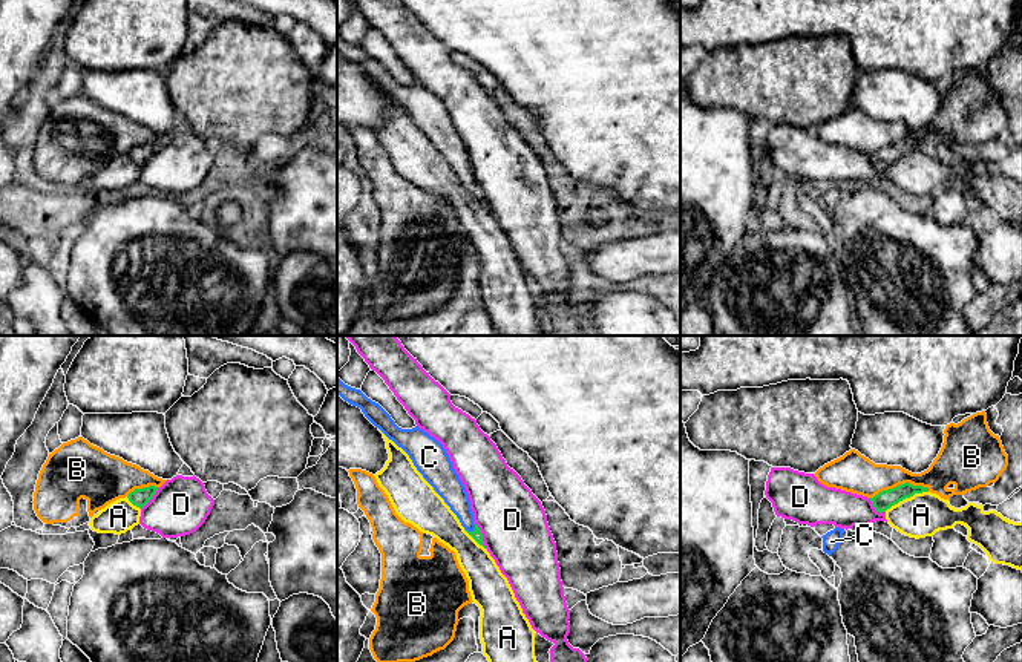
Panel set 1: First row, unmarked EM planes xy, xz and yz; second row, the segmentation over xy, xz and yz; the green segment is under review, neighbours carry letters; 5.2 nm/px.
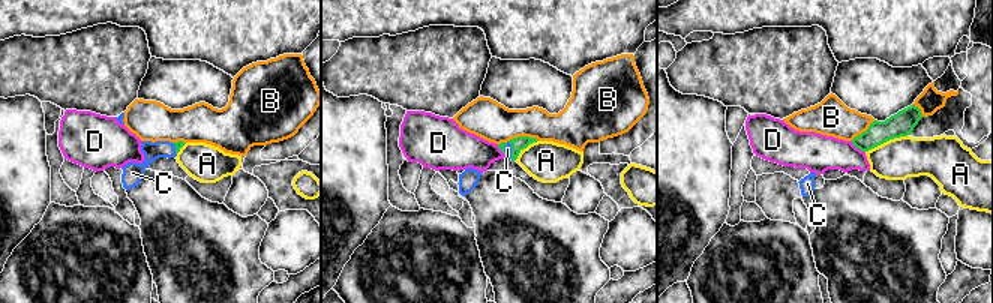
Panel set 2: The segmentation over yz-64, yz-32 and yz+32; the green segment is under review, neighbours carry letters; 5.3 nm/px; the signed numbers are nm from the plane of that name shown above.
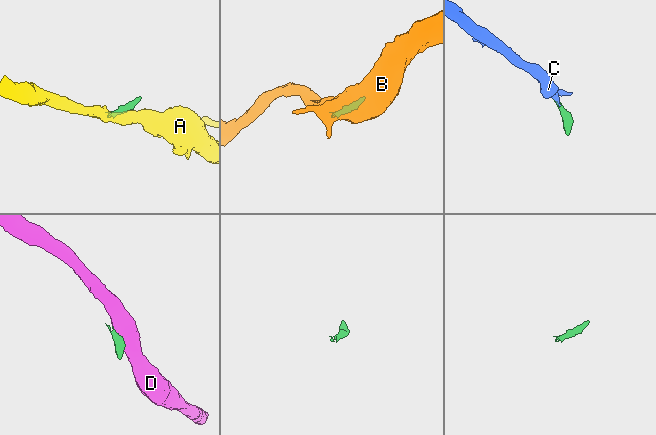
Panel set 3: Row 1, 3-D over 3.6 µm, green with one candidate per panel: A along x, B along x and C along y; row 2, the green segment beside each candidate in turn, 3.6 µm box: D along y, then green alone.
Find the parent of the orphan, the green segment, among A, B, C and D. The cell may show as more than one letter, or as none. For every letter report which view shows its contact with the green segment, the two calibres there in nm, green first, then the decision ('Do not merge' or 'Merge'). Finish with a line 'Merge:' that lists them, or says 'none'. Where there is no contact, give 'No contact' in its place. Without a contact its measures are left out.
A: Touches green in yz. Thickness 100 nm (green) against 220 nm. Do not merge
B: Touches green in yz. Thickness 100 nm (green) against 200 nm. Do not merge
C: Touches green in xz. Thickness 60 nm (green) against 140 nm. Merge
D: Touches green in xz. Thickness 60 nm (green) against 360 nm. Do not merge
Merge: C

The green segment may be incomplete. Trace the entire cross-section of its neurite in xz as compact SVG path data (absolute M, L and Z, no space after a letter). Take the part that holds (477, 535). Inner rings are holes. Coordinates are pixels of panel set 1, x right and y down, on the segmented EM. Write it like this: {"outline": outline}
{"outline": "M339 377L337 395L360 408L375 428L409 455L417 470L457 515L464 530L486 549L483 533L473 521L466 487L443 444L418 426L412 429L398 428L378 403L368 398L360 389L345 385Z"}

